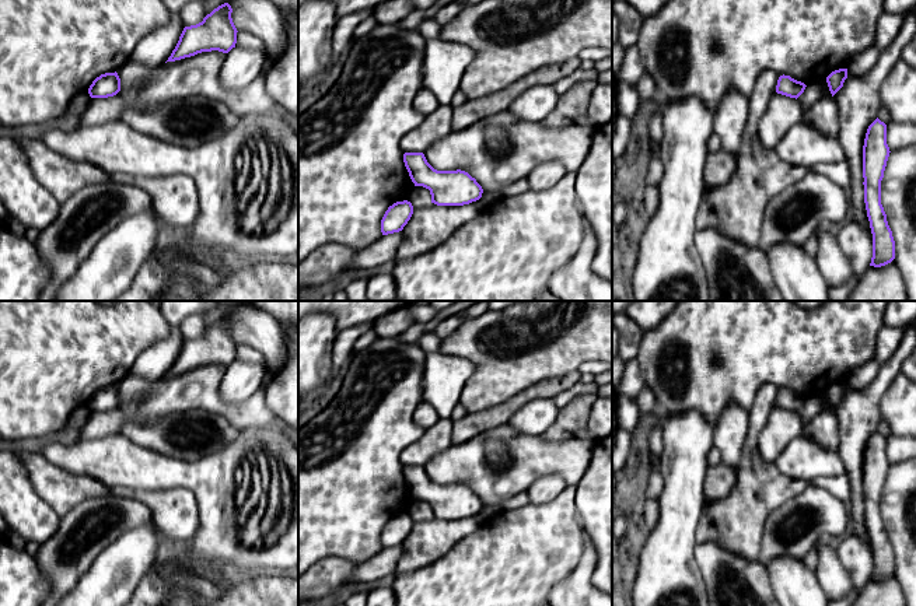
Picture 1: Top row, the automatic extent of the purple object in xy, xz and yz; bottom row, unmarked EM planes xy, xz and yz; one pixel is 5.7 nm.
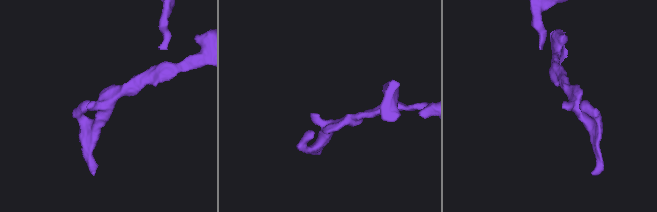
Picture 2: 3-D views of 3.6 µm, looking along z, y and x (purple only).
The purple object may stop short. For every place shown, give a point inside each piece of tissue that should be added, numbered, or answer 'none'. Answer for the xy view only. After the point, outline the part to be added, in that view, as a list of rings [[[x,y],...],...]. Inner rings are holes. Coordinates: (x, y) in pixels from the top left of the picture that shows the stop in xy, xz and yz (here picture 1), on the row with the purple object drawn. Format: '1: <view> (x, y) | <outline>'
none

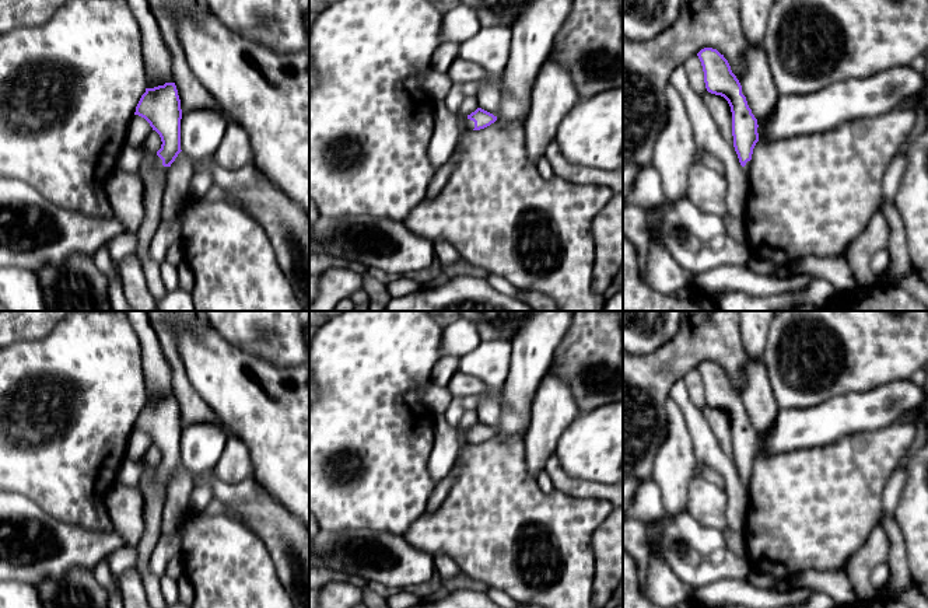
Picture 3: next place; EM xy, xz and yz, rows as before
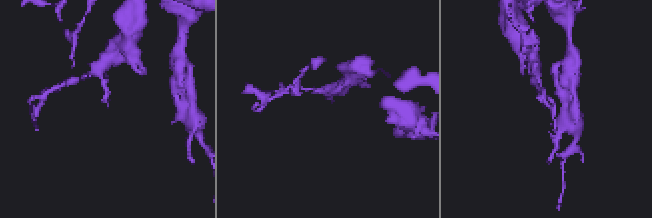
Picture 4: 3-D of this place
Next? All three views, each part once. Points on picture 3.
1: xy (157, 164) | [[[160,157],[153,163],[153,165],[155,170],[161,171],[165,175],[165,184],[167,184],[167,175],[168,175],[169,167],[164,167],[162,160]]]

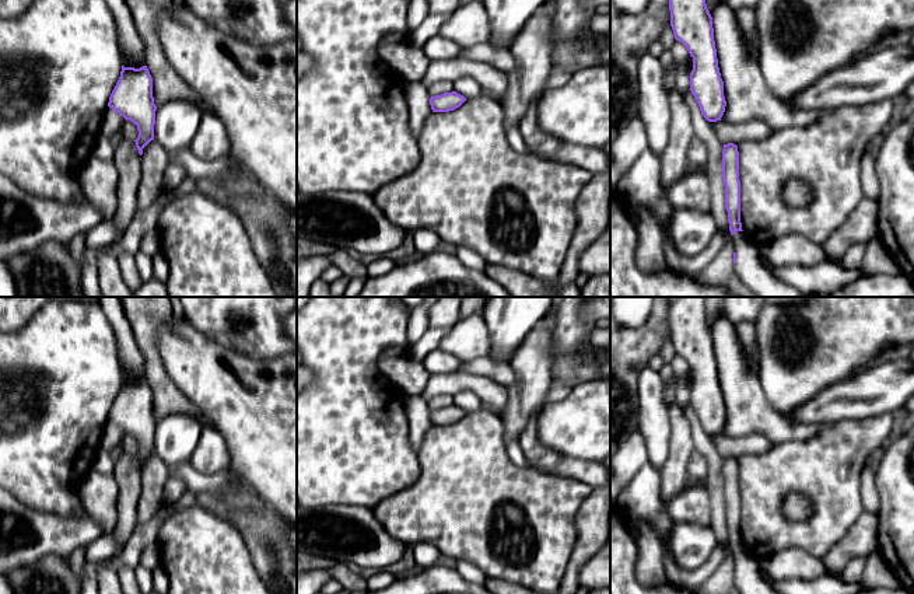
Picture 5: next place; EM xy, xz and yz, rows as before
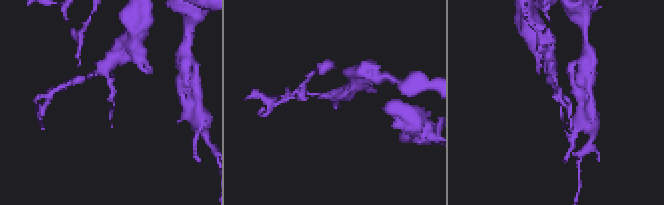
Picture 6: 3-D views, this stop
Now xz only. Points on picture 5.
none

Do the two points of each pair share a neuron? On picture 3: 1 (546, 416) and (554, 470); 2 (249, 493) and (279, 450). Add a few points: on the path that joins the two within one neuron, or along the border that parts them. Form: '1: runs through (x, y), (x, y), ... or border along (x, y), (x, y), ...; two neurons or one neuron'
1: border along (554, 453), (543, 468); two neurons
2: border along (252, 478), (261, 485); two neurons

